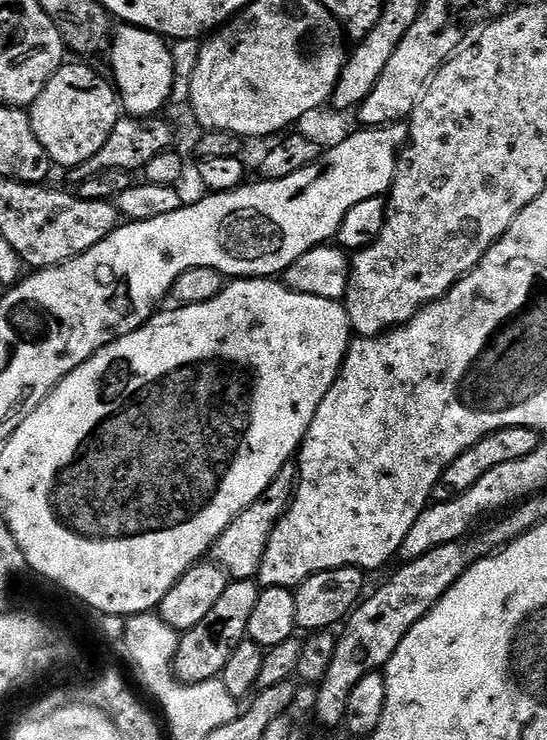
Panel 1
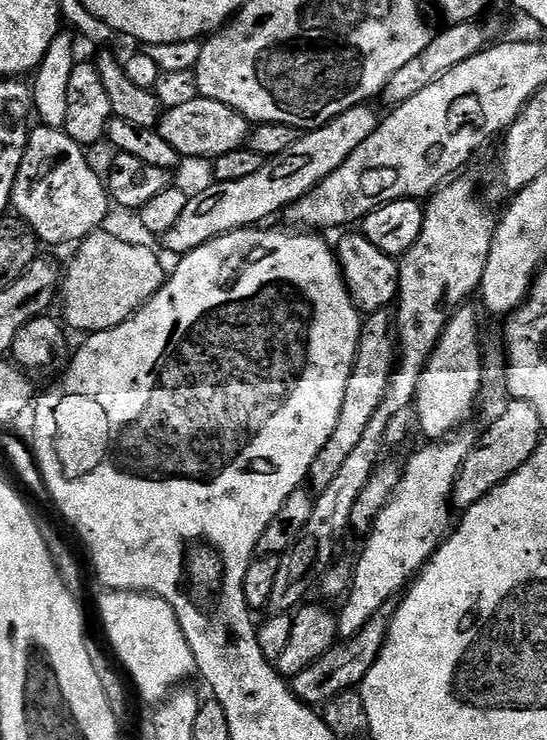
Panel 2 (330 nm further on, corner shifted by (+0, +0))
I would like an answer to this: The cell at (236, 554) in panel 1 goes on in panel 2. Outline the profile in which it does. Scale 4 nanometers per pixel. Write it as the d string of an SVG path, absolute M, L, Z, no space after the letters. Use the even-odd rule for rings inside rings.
M388 310L371 313L360 325L360 345L356 348L356 361L352 363L352 373L346 382L346 398L342 402L342 414L338 414L338 426L334 426L334 434L330 434L326 446L322 446L308 472L308 480L317 493L324 492L326 486L334 482L346 458L350 458L350 453L354 451L354 446L358 446L362 434L366 434L366 426L370 426L374 410L378 410L382 398L386 398L386 390L390 386L390 378L397 363L398 333L394 327L393 313Z

